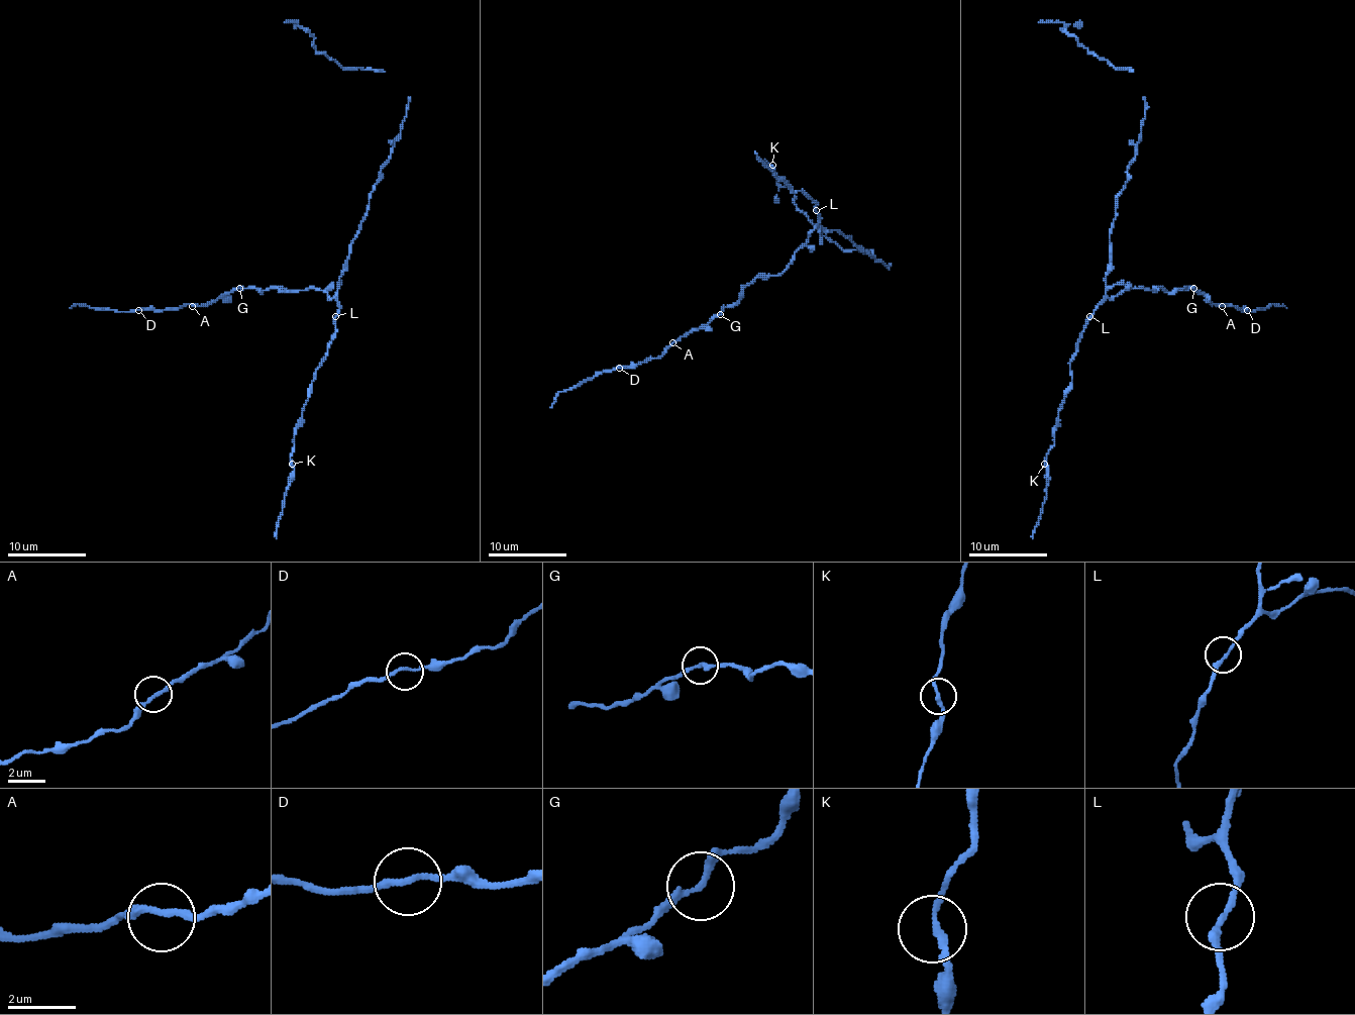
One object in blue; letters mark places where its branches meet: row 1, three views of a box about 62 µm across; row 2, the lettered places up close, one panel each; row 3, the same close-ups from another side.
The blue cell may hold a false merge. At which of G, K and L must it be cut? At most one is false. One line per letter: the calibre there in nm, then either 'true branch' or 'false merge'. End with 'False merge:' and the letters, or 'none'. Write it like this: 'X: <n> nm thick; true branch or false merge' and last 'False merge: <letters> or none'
G: 200 nm thick; true branch
K: 190 nm thick; true branch
L: 220 nm thick; true branch
False merge: none

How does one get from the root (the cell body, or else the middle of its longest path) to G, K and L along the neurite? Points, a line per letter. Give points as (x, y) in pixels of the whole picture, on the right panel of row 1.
G: (1110, 263), (1106, 277), (1106, 294), (1110, 298), (1131, 288), (1164, 288), (1168, 292), (1194, 288)
K: (1110, 263), (1106, 298), (1087, 321), (1070, 363), (1070, 391), (1060, 406), (1054, 445), (1044, 464)
L: (1110, 263), (1106, 298), (1089, 316)

